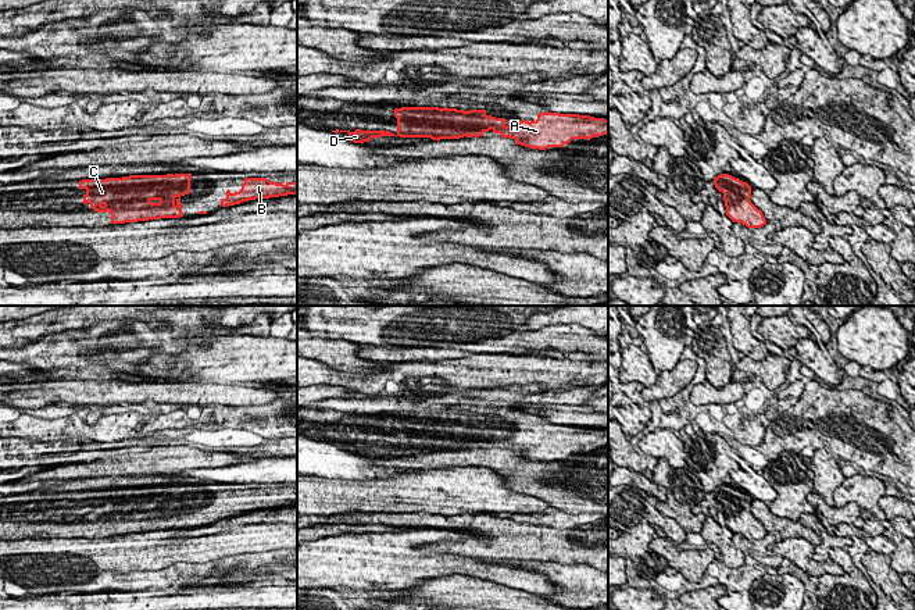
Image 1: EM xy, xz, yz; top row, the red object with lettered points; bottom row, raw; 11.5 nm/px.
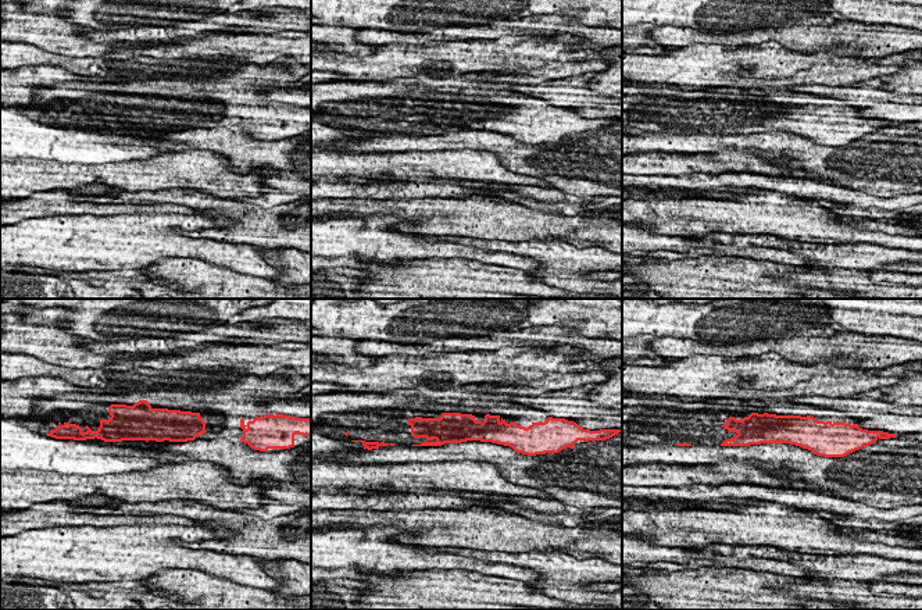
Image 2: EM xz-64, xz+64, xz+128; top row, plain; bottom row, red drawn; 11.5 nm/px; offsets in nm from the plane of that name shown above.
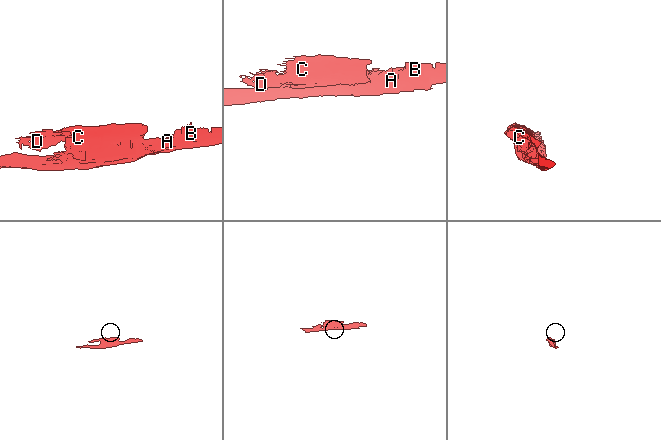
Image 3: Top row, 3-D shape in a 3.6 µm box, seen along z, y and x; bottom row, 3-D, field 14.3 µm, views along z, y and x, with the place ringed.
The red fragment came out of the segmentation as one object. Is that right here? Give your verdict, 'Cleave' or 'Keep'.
Keep

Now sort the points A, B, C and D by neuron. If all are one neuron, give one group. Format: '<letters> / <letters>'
A B C D

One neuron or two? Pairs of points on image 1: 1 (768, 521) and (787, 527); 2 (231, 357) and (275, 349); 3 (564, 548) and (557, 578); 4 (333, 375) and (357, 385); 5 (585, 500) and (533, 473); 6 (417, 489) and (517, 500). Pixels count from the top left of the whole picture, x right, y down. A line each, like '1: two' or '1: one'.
1: one
2: one
3: two
4: one
5: one
6: one

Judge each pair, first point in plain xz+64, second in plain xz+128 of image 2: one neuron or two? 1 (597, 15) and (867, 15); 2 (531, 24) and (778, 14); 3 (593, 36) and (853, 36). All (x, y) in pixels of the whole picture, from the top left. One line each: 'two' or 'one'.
1: one
2: two
3: one

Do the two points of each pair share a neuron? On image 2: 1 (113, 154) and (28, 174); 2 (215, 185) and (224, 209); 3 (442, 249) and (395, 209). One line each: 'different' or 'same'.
1: different
2: different
3: different

